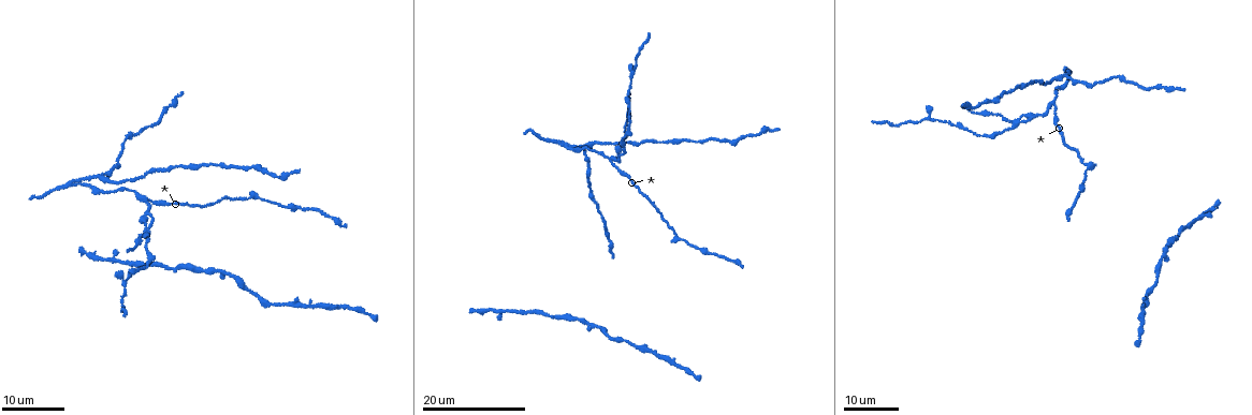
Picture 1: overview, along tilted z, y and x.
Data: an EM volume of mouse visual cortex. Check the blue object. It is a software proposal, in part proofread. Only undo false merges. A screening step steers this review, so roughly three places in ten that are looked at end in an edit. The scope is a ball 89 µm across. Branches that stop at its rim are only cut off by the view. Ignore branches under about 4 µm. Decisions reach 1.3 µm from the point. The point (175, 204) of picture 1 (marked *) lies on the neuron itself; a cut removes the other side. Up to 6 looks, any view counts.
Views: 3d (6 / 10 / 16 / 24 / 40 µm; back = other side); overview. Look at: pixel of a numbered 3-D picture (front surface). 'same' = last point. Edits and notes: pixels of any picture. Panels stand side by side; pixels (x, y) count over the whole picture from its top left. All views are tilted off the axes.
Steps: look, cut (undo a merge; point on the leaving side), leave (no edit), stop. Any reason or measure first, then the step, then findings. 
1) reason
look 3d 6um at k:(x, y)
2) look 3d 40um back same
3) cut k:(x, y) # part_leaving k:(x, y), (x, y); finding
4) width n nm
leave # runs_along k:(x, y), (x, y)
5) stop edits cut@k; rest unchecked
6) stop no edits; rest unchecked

a fork
look 3d 16um at 1:(557, 142)

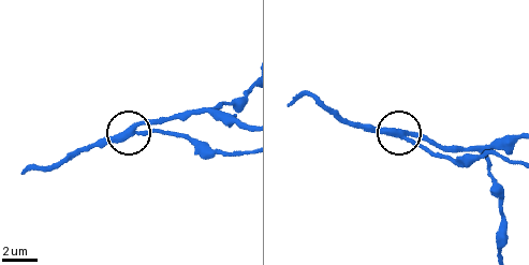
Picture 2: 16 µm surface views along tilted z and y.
look 3d 10um at 2:(136, 128)

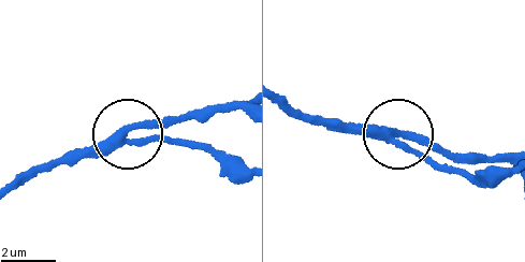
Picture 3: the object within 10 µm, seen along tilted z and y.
width 280 nm
leave # runs_along 3:(244, 170), (209, 151), (118, 133), (72, 157); all the same neuron

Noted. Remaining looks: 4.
sudden change in width
look 3d 16um at 1:(938, 120)

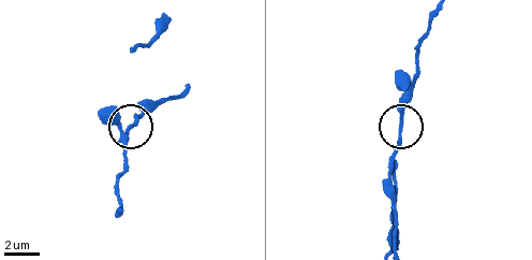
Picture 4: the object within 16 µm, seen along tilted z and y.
look 3d 10um at 4:(400, 119)

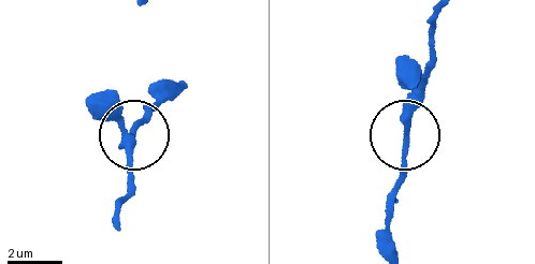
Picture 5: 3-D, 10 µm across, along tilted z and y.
leave # runs_along 5:(392, 248), (386, 216), (406, 154), (404, 107), (423, 78); continuous, no second neuron

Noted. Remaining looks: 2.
three-way junction
look 3d 24um at 1:(1013, 125)

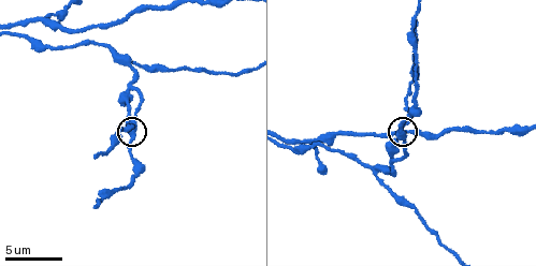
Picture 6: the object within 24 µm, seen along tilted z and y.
zoom in
look 3d 10um same

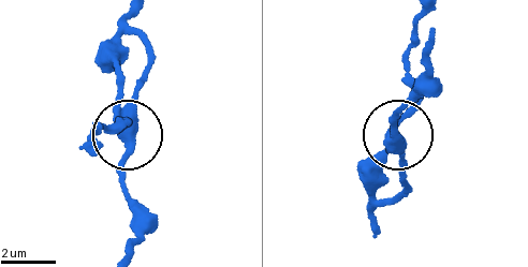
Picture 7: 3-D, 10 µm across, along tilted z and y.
side_arm 11 um; arms 3
leave # all the same neuron

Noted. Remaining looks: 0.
stop no edits; rest unchecked

